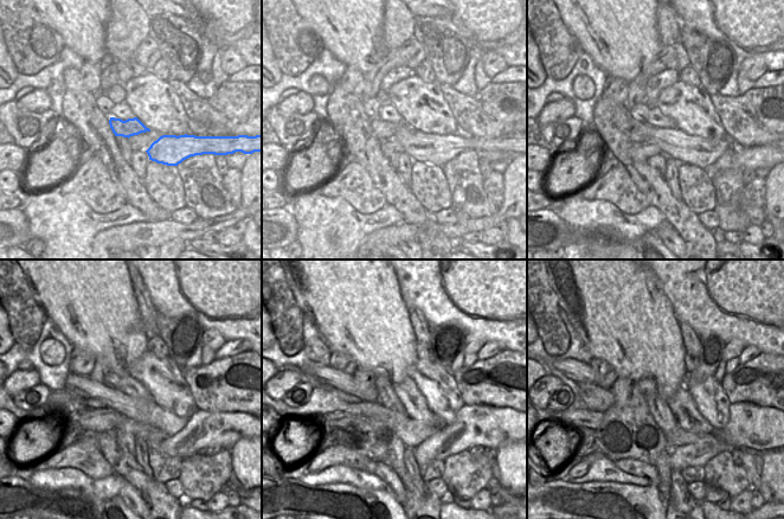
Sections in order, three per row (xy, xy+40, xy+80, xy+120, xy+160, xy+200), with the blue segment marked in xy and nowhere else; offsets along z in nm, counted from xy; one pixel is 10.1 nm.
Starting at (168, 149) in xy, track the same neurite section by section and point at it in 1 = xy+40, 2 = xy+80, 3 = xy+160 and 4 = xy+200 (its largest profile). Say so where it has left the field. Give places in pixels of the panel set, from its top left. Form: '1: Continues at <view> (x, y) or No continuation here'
1: Continues at xy+40 (432, 149)
2: Continues at xy+80 (696, 151)
3: Continues at xy+160 (327, 377)
4: Continues at xy+200 (574, 370).

